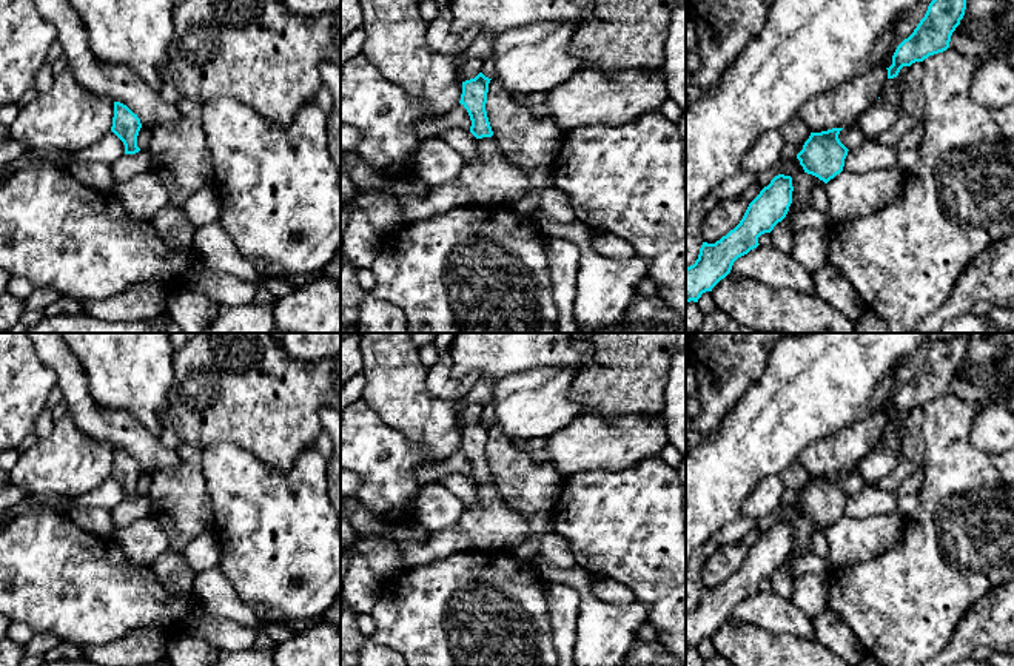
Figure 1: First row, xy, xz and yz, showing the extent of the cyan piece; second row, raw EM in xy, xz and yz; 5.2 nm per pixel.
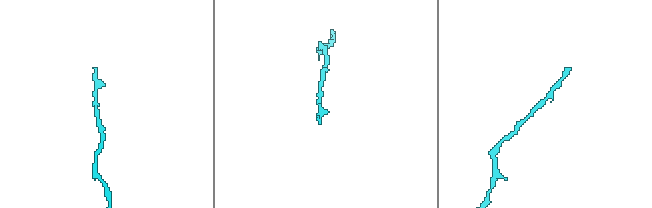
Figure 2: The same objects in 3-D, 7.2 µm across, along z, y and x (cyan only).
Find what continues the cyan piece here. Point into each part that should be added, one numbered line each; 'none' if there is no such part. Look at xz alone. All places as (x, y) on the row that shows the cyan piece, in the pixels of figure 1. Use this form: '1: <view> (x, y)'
none

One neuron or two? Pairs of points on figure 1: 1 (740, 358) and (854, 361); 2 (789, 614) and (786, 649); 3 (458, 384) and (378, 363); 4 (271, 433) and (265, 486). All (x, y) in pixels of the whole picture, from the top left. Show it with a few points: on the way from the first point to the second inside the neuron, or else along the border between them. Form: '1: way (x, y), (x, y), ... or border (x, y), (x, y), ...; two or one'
1: border (774, 349), (763, 375), (748, 389); two
2: border (752, 623), (772, 632), (792, 632), (814, 640); two
3: border (427, 367), (427, 390), (439, 398), (456, 398); two
4: border (238, 444), (282, 469), (302, 452); two

